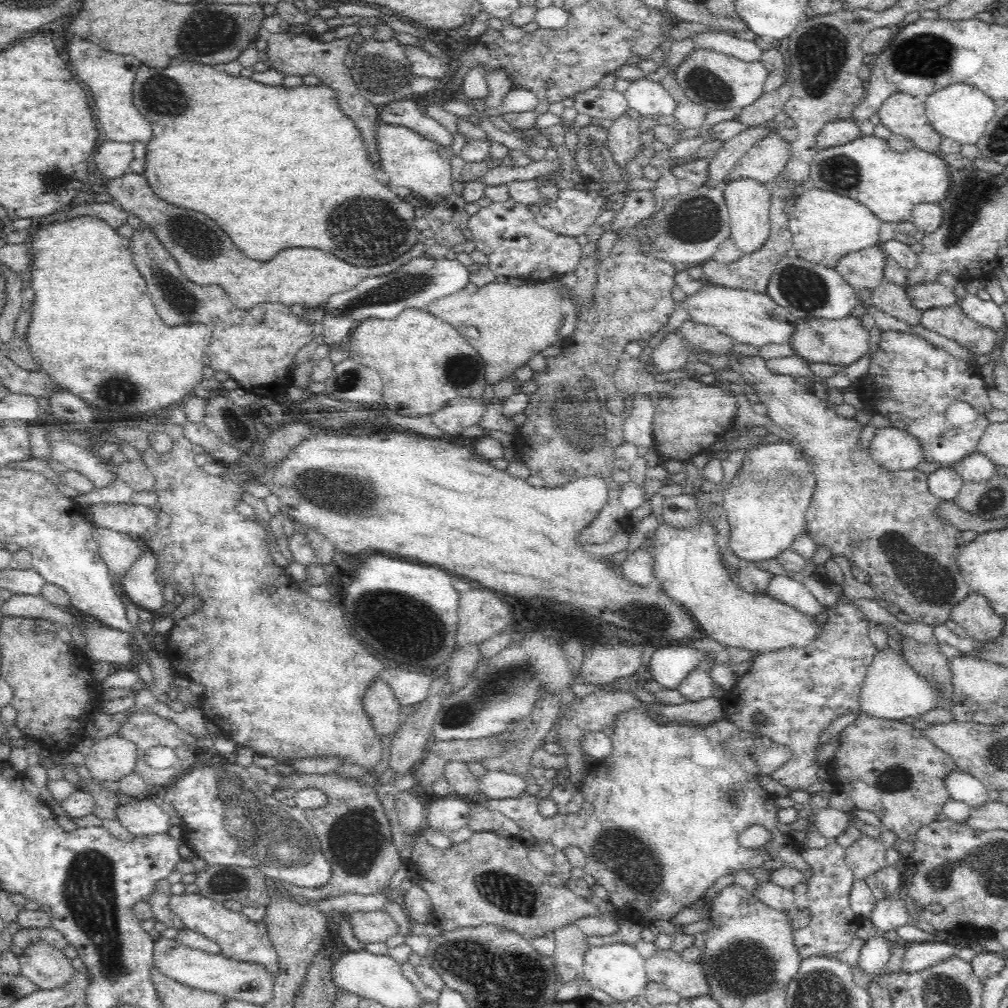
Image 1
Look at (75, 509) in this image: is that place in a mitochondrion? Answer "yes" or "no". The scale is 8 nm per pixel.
no

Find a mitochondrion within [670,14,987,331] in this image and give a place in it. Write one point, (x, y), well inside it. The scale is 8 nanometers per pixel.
(823, 52)

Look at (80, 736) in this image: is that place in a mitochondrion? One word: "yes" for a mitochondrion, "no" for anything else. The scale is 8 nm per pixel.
no

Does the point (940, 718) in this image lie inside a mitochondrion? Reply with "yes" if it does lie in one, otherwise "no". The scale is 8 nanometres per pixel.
no

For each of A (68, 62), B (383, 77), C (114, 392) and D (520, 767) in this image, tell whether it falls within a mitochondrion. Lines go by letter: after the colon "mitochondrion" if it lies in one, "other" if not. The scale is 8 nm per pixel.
A: other
B: mitochondrion
C: mitochondrion
D: other

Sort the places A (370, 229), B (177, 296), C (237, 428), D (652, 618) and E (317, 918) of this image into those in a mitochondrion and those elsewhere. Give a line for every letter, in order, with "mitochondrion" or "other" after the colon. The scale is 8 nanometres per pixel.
A: mitochondrion
B: mitochondrion
C: mitochondrion
D: mitochondrion
E: other

